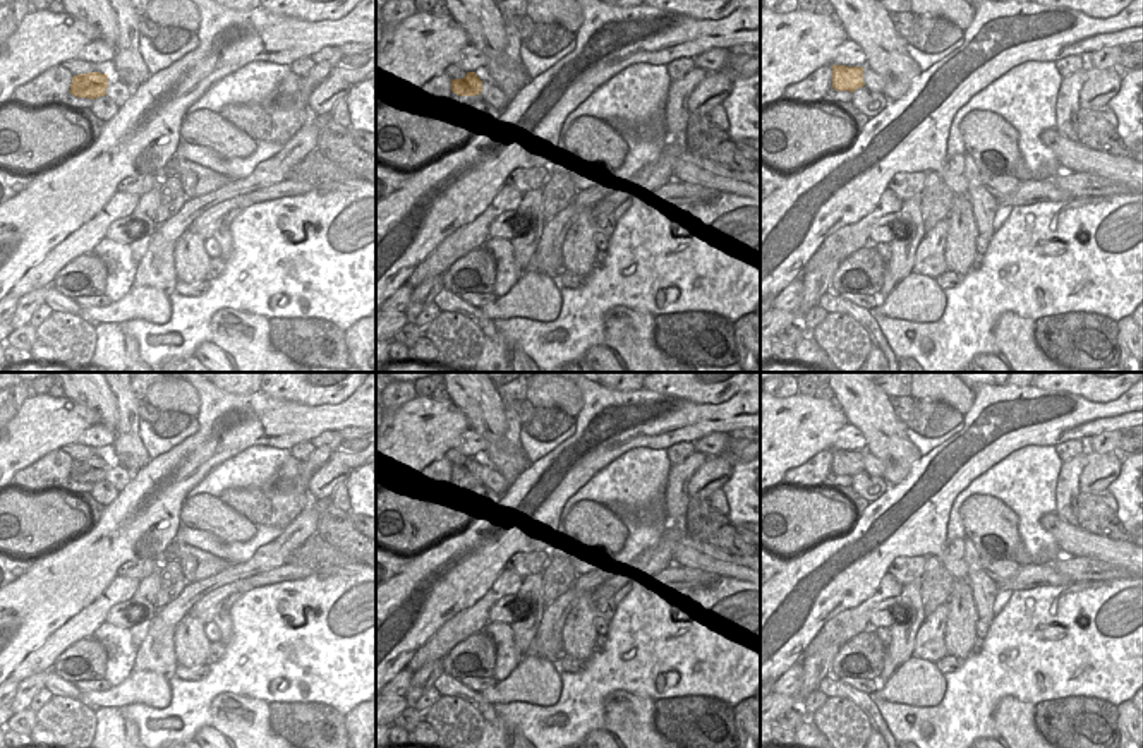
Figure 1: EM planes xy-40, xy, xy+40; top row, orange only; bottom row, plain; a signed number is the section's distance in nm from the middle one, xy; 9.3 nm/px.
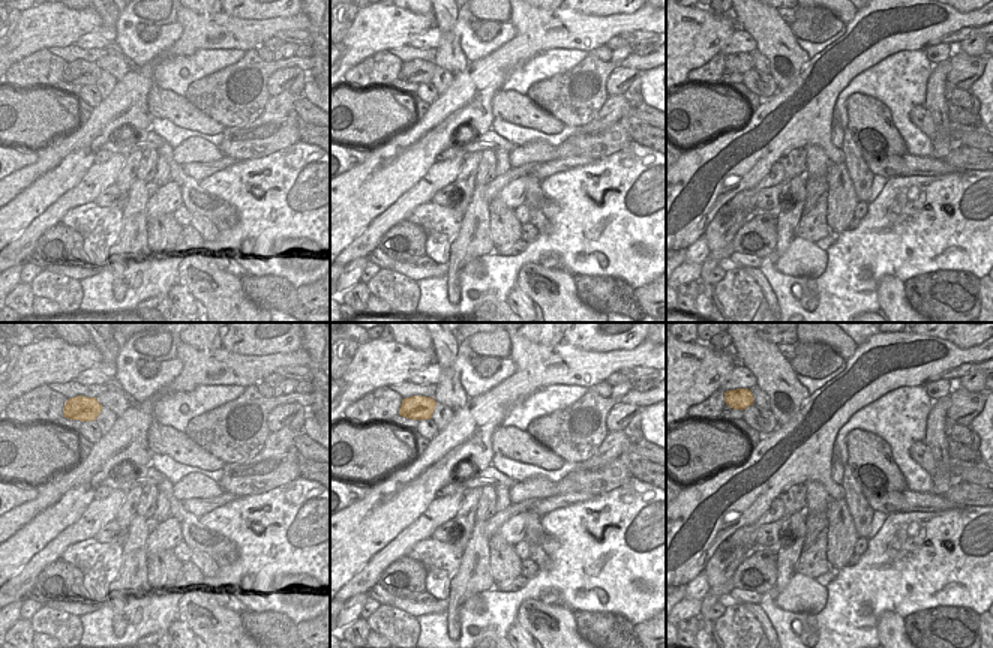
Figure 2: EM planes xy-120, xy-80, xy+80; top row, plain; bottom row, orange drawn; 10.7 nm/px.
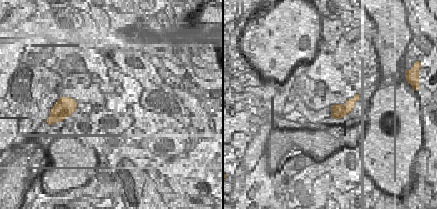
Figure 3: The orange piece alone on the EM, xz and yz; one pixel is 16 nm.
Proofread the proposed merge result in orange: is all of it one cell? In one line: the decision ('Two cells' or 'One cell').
One cell

